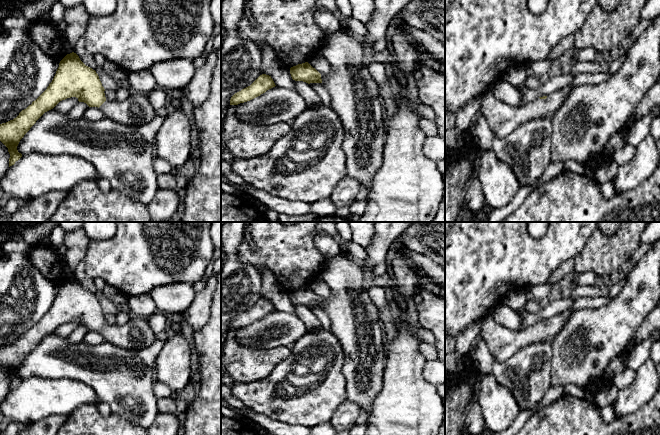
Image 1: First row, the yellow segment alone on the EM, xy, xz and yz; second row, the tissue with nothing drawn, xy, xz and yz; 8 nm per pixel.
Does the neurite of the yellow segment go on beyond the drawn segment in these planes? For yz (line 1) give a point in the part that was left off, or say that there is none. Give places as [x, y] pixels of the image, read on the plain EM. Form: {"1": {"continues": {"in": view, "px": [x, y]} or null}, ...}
{"1": {"continues": {"in": "yz", "px": [502, 342]}}}

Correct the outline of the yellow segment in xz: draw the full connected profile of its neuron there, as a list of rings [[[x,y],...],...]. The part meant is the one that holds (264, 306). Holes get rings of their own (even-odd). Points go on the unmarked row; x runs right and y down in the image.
[[[262,298],[250,310],[235,317],[230,323],[230,329],[238,329],[250,325],[275,310],[271,300]]]

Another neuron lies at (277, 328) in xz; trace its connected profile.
[[[275,310],[260,320],[236,329],[236,340],[254,349],[290,346],[310,330],[296,315]]]

